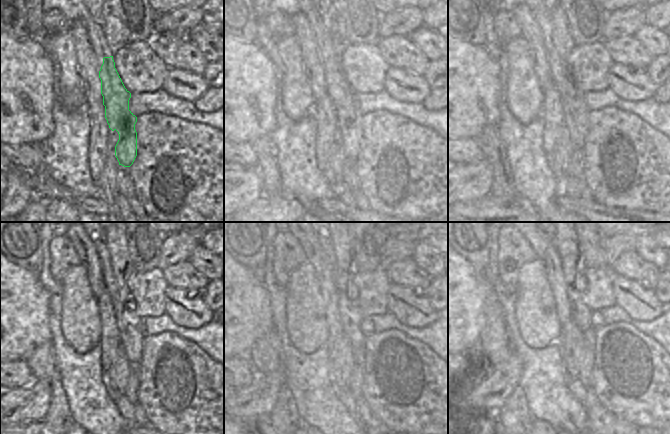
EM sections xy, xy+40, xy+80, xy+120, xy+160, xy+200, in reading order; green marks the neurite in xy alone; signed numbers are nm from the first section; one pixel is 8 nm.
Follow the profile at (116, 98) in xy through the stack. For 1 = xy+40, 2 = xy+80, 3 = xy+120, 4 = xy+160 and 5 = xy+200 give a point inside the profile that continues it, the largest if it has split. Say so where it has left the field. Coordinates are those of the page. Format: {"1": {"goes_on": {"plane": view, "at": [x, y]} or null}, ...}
{"1": {"goes_on": {"plane": "xy+40", "at": [349, 118]}}, "2": {"goes_on": {"plane": "xy+80", "at": [576, 114]}}, "3": {"goes_on": {"plane": "xy+120", "at": [116, 275]}}, "4": {"goes_on": {"plane": "xy+160", "at": [350, 315]}}, "5": {"goes_on": {"plane": "xy+200", "at": [567, 242]}}}

